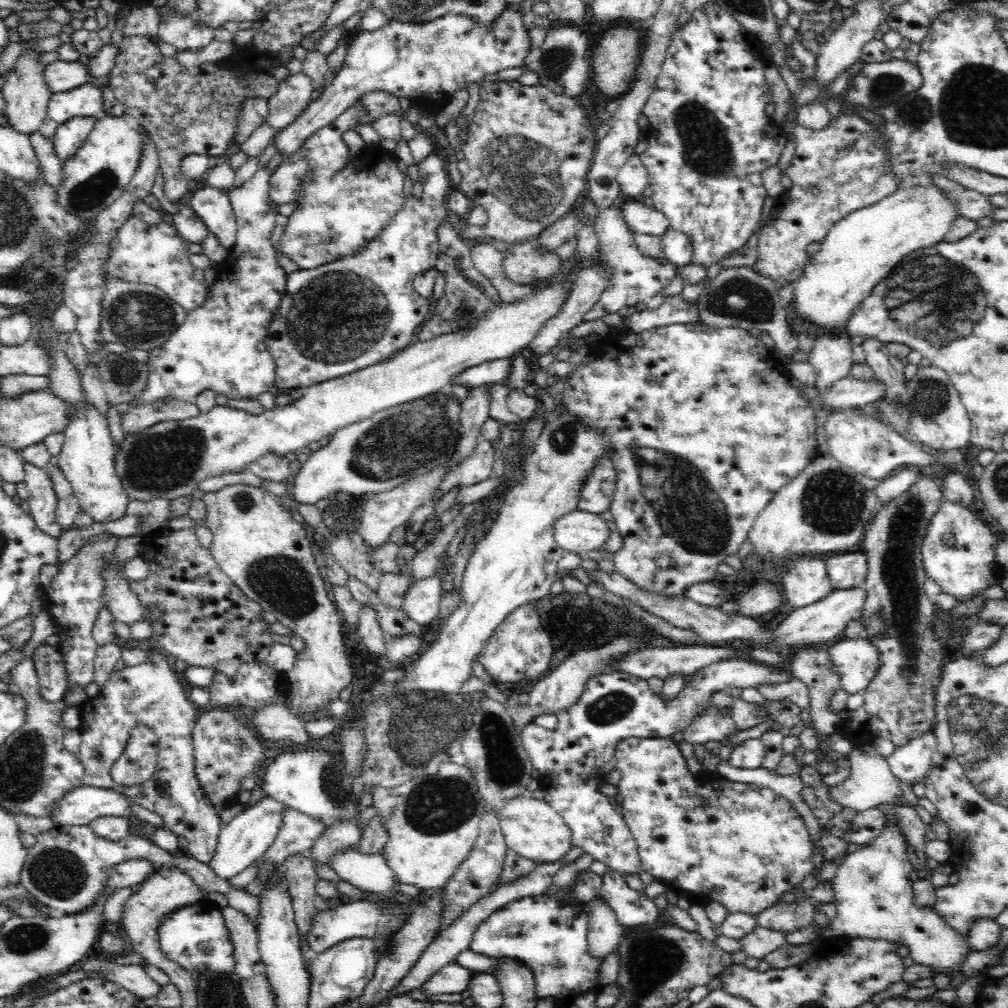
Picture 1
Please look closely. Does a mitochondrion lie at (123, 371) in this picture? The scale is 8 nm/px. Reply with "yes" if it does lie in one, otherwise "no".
yes

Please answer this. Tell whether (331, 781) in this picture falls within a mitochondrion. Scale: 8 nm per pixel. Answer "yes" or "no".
yes

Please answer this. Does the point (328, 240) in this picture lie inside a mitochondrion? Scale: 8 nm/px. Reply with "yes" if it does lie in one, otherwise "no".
yes

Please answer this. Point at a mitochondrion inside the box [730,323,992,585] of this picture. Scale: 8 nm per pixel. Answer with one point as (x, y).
(833, 502)

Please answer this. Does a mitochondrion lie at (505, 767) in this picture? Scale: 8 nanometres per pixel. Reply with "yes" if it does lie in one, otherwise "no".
yes

